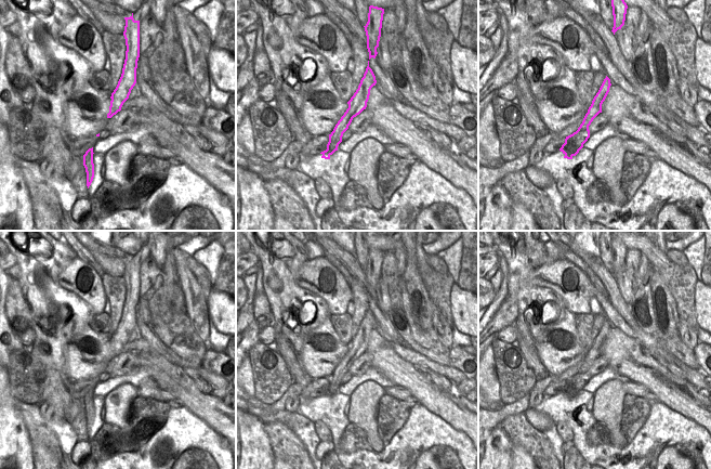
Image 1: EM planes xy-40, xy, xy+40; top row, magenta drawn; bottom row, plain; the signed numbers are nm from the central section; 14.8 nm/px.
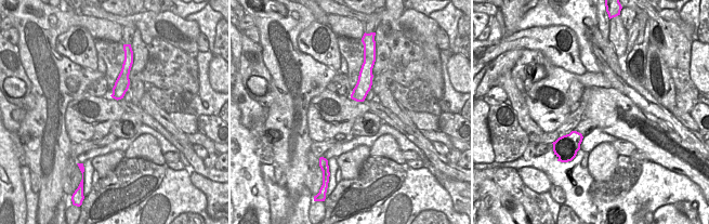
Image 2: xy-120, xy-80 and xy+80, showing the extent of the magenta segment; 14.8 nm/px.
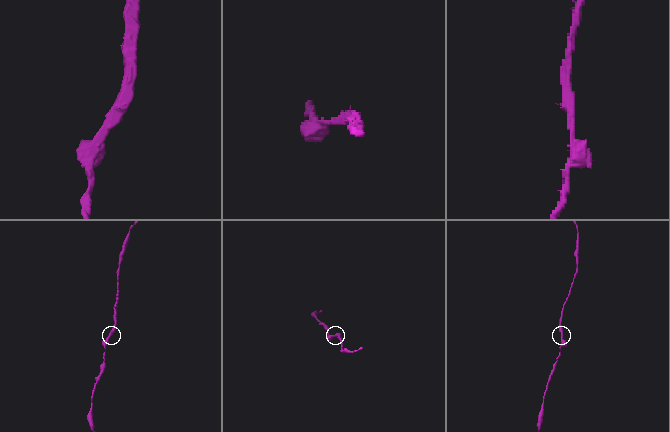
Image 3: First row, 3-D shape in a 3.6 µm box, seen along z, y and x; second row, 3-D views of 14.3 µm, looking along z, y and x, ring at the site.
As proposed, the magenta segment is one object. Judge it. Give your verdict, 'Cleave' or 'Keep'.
Keep

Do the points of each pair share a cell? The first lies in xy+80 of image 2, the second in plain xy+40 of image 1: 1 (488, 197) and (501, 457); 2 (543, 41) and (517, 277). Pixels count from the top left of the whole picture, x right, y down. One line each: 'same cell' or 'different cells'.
1: different cells
2: different cells

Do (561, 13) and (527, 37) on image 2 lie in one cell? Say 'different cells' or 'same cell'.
different cells

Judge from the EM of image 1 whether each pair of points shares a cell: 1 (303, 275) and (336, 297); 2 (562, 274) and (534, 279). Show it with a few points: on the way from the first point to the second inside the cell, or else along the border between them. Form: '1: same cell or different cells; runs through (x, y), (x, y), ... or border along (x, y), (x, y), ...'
1: same cell; runs through (302, 282), (308, 283), (318, 291), (325, 292)
2: same cell; runs through (555, 275), (540, 277)

